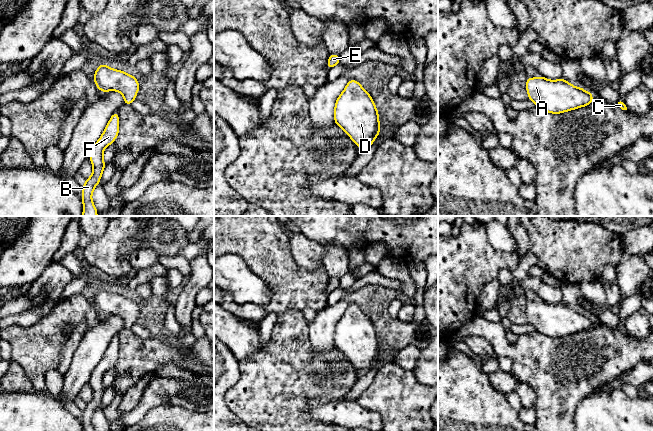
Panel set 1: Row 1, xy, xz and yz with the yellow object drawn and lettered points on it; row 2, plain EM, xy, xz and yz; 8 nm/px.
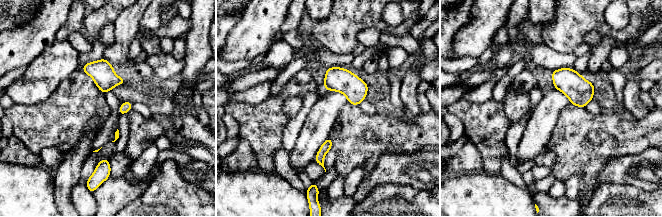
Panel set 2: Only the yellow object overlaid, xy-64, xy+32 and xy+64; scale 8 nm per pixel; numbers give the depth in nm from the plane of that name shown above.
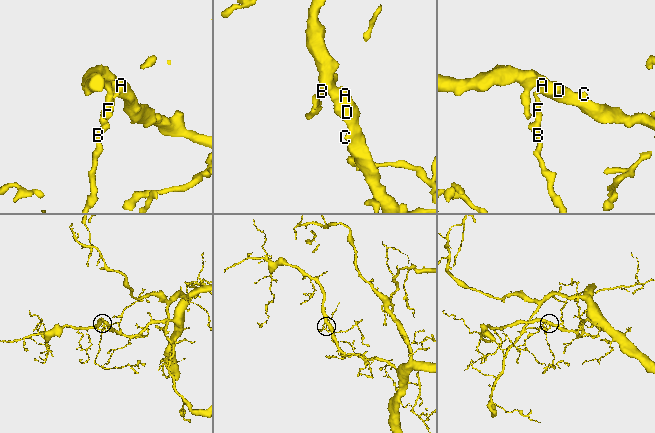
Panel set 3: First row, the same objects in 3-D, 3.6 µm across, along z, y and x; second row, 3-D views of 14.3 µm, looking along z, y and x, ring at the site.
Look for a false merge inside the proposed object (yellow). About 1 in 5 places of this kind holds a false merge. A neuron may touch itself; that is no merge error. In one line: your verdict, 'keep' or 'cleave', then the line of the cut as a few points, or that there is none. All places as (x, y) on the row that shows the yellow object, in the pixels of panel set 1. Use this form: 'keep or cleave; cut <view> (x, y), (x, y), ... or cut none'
keep; cut none

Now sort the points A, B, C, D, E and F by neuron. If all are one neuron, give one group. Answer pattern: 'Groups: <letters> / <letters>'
Groups: A B C D E F

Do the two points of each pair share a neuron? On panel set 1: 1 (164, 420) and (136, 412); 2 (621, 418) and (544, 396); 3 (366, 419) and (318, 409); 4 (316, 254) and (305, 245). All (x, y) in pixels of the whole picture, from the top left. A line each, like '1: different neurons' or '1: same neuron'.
1: different neurons
2: different neurons
3: same neuron
4: same neuron

